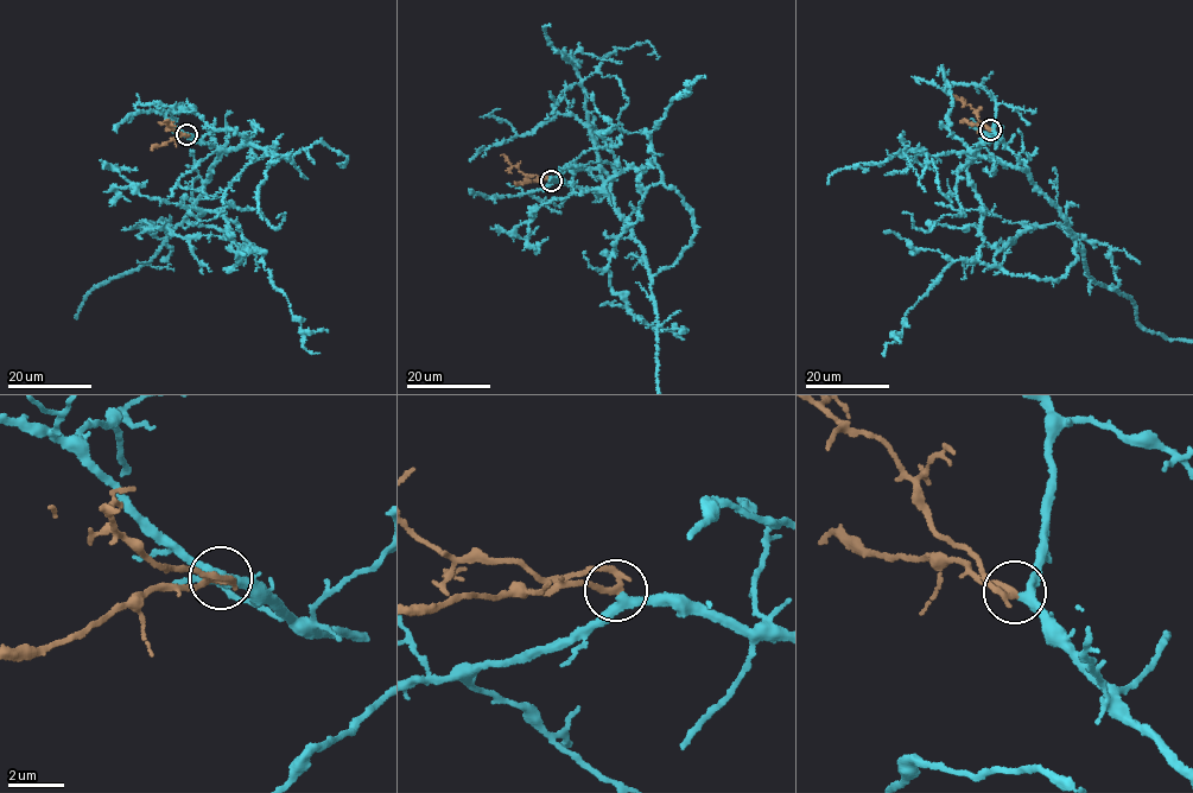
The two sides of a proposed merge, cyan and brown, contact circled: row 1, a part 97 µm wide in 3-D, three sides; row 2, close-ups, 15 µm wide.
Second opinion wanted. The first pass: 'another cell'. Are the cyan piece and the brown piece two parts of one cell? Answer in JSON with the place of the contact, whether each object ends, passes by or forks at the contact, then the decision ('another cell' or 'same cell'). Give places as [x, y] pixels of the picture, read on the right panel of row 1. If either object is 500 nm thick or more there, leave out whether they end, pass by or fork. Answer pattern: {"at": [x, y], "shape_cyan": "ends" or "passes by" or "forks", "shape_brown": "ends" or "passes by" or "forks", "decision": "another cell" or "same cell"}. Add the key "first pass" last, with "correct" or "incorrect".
{"at": [990, 129], "shape_cyan": "passes by", "shape_brown": "passes by", "decision": "same cell", "first pass": "incorrect"}

